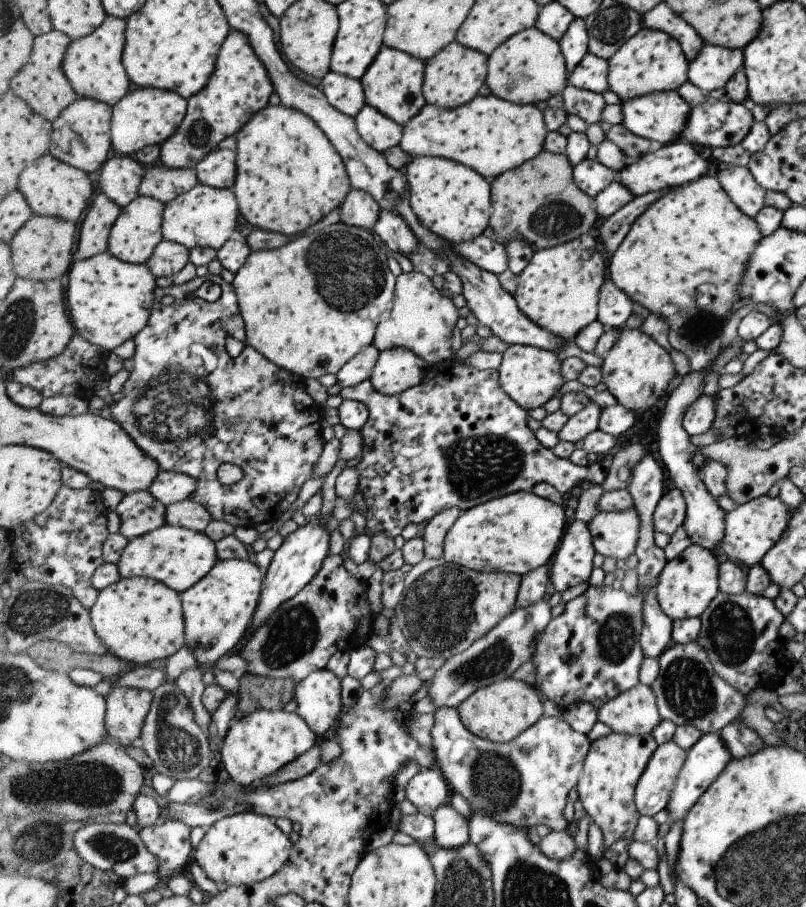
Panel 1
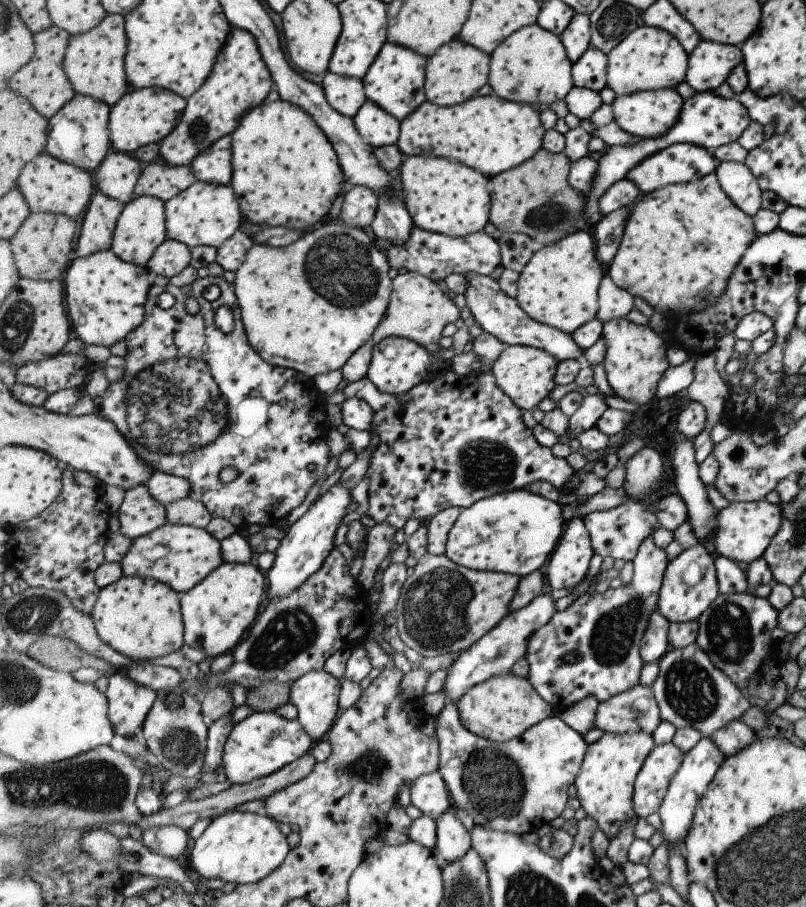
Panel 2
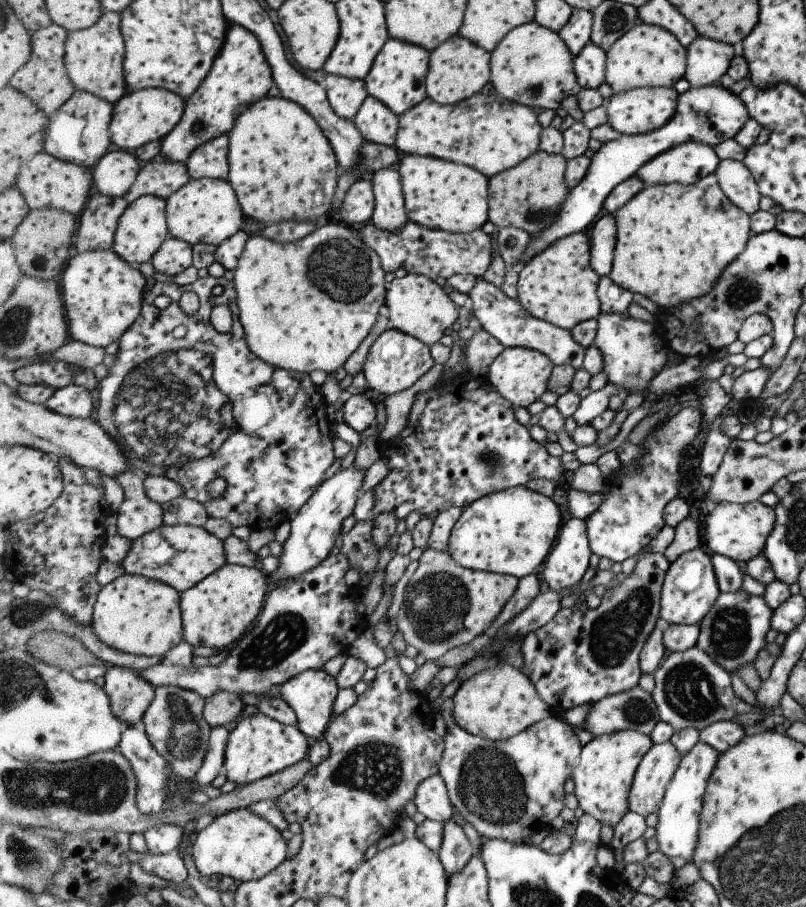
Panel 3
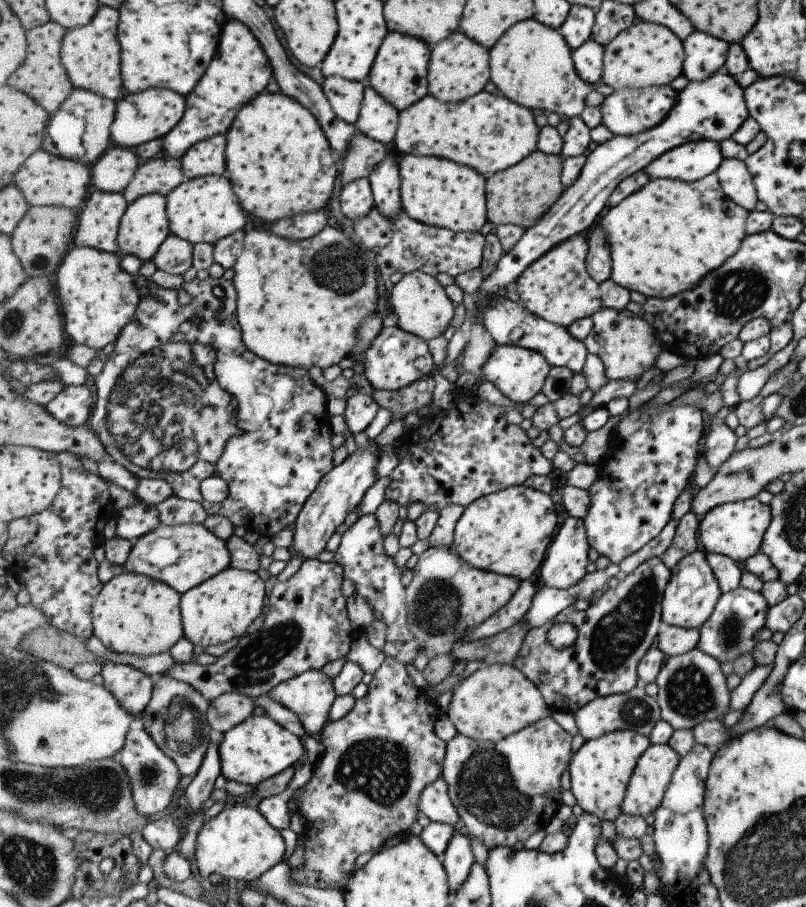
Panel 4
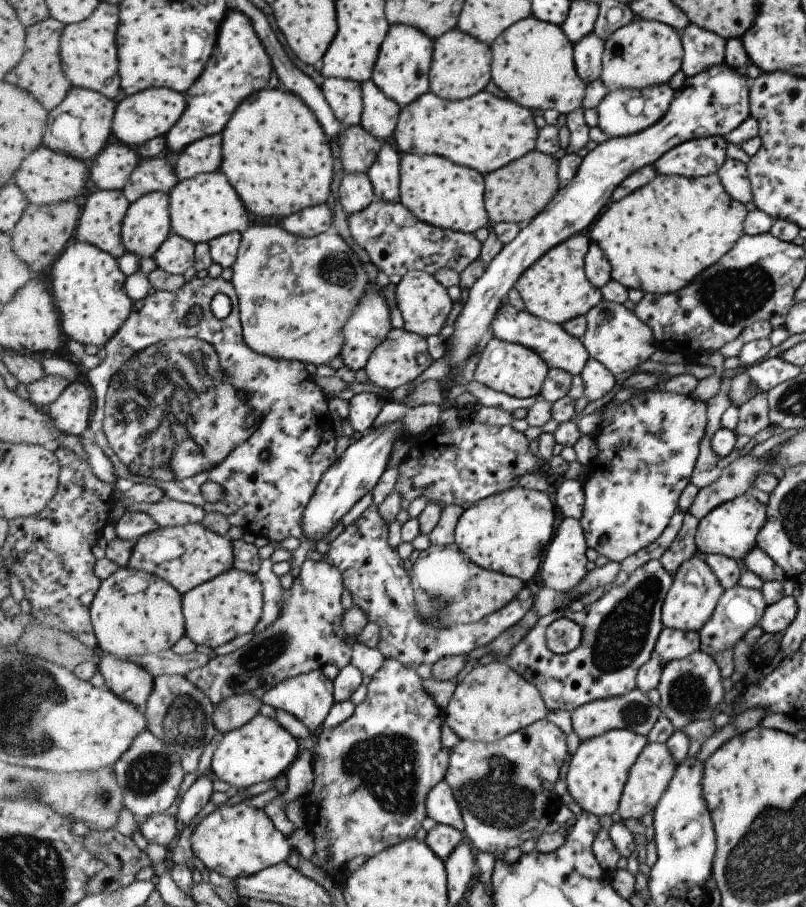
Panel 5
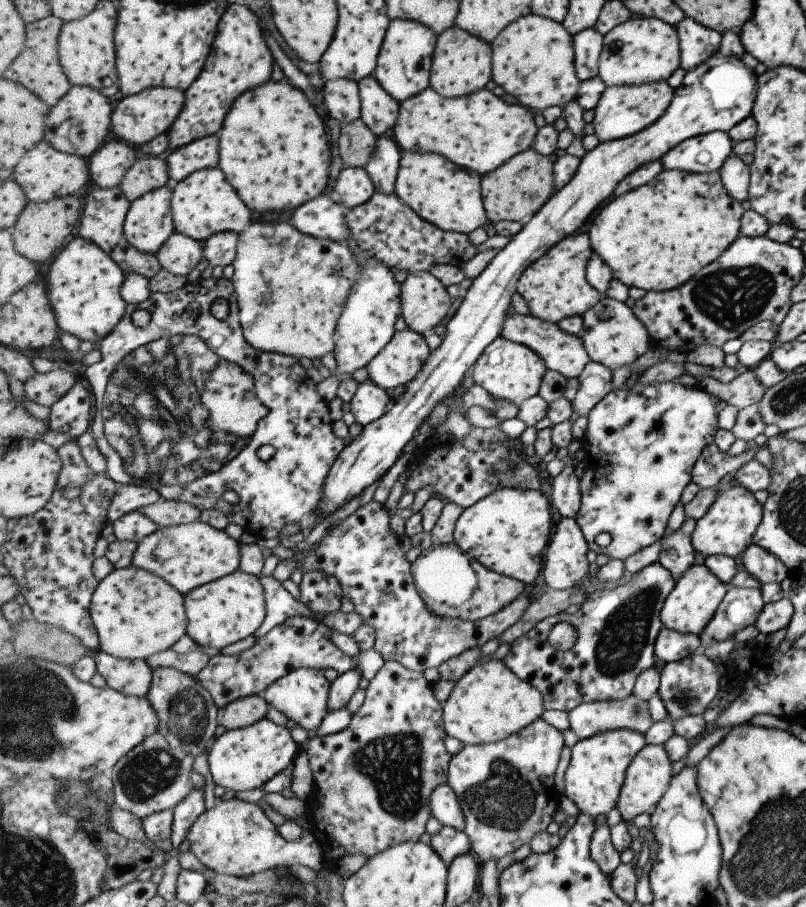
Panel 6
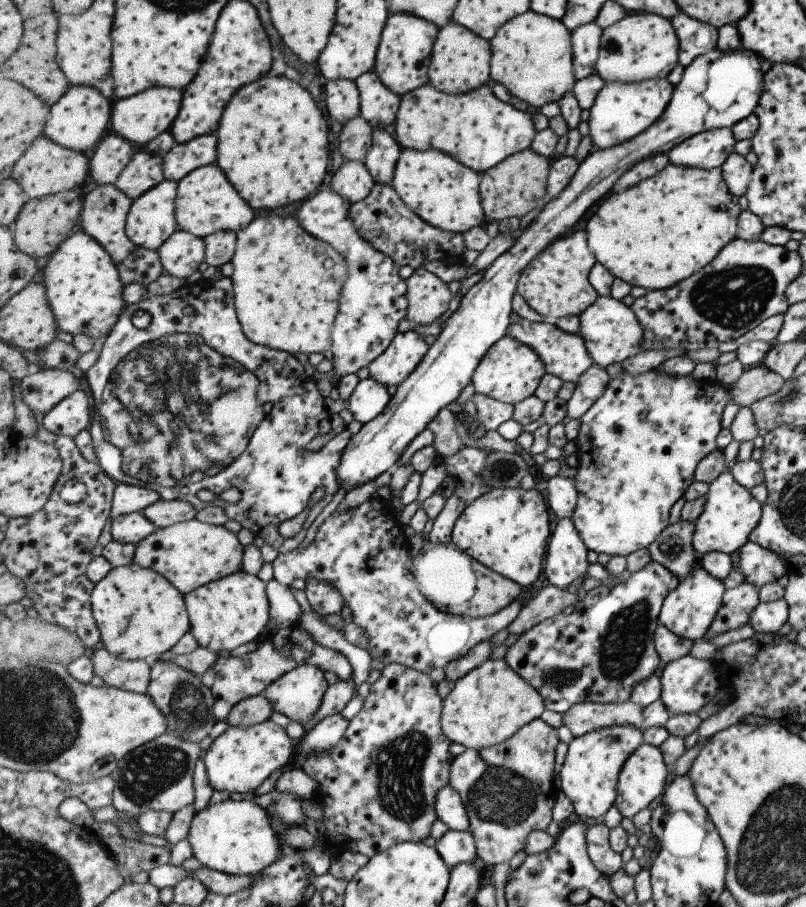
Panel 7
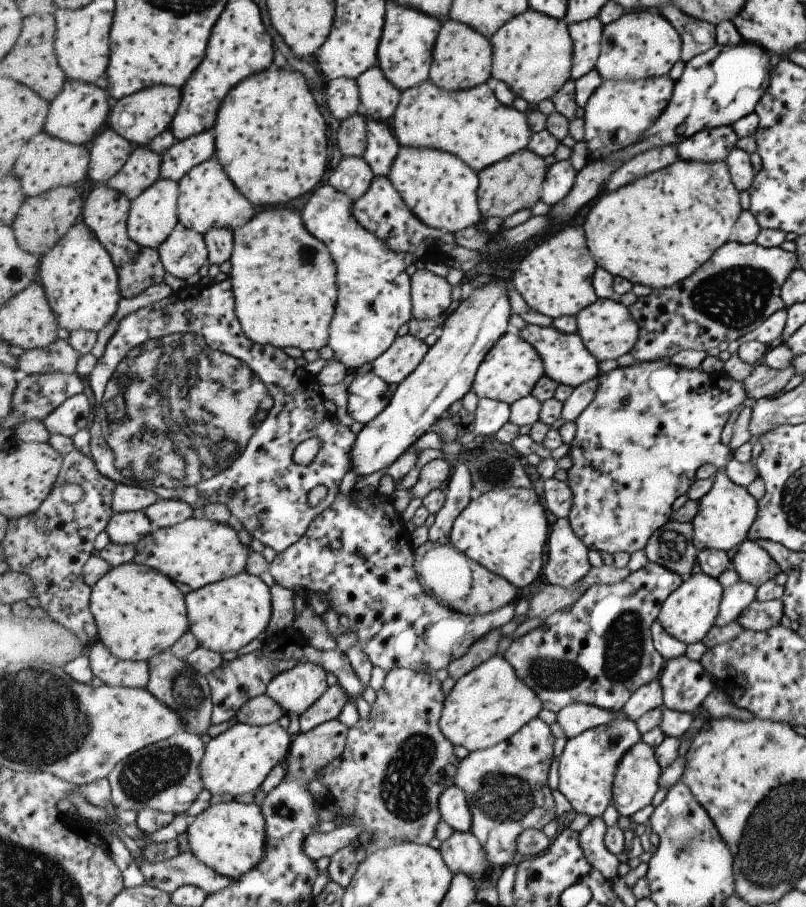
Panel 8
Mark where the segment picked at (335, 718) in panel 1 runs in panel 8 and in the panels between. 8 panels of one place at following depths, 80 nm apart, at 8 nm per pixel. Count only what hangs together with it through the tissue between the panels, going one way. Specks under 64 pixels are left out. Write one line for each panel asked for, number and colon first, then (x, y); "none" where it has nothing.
2: (316, 694)
3: (312, 694)
4: (311, 695)
5: (310, 696)
6: (303, 695)
7: (299, 694)
8: (297, 690)

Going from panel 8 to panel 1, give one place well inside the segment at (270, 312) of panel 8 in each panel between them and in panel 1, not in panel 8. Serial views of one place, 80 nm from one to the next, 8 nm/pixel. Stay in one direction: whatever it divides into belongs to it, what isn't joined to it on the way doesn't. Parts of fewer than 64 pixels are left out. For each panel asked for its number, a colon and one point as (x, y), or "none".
1: (311, 306)
2: (309, 307)
3: (306, 306)
4: (302, 304)
5: (295, 295)
6: (292, 288)
7: (288, 284)

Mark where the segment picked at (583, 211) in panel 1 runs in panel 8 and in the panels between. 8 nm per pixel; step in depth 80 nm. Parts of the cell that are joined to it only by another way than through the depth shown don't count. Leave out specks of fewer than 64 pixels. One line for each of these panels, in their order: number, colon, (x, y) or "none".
2: (537, 198)
3: (529, 196)
4: (522, 195)
5: (517, 193)
6: (521, 187)
7: (518, 185)
8: (514, 184)

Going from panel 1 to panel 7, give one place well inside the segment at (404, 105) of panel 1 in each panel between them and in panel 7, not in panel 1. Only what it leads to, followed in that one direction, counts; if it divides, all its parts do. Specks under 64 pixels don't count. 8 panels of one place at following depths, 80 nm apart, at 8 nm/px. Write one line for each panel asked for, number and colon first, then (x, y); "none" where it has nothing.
2: (396, 82)
3: (398, 79)
4: (400, 73)
5: (402, 72)
6: (404, 65)
7: (404, 57)

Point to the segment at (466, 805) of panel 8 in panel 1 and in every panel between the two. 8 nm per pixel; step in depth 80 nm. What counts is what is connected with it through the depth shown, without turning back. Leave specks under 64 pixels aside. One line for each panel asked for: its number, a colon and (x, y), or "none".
1: (428, 789)
2: (429, 793)
3: (433, 800)
4: (435, 803)
5: (441, 805)
6: (444, 803)
7: (451, 809)

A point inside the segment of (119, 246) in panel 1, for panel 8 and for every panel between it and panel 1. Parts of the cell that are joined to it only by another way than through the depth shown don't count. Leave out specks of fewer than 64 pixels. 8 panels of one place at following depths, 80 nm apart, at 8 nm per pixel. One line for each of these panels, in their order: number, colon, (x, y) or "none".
2: (141, 229)
3: (143, 229)
4: (145, 227)
5: (148, 223)
6: (150, 222)
7: (152, 220)
8: (153, 217)

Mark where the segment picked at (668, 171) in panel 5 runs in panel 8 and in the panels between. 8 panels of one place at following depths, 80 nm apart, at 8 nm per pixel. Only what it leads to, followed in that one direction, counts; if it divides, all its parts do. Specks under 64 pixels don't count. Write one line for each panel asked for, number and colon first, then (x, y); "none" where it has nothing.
6: (704, 154)
7: (708, 150)
8: (710, 145)

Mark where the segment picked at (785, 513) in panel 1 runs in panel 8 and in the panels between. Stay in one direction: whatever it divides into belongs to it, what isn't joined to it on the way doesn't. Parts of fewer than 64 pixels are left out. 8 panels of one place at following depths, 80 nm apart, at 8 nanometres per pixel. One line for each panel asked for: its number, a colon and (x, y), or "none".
2: (744, 530)
3: (738, 530)
4: (735, 530)
5: (731, 529)
6: (727, 528)
7: (731, 513)
8: (726, 512)

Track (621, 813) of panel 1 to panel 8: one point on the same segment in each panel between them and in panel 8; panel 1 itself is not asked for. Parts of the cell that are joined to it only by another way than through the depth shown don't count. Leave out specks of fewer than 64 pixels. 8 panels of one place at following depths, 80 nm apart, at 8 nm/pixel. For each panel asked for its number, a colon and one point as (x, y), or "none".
2: (605, 788)
3: (604, 778)
4: (600, 774)
5: (599, 770)
6: (597, 771)
7: (590, 777)
8: (588, 767)

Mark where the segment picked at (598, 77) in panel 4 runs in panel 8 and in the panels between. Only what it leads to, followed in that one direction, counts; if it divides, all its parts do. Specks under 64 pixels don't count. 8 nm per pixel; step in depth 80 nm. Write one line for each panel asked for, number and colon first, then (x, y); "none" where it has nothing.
5: (588, 53)
6: (588, 45)
7: (587, 39)
8: (587, 35)

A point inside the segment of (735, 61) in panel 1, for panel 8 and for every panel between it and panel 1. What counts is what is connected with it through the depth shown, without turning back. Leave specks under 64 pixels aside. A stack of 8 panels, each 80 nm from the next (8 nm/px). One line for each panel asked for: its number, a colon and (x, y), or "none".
2: (711, 64)
3: (708, 62)
4: (706, 56)
5: (703, 49)
6: (699, 44)
7: (698, 38)
8: (698, 36)

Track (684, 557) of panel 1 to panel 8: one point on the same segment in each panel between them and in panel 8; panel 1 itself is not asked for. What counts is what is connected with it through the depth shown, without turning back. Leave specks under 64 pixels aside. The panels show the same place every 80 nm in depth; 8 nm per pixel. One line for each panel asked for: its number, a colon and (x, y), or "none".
2: (690, 586)
3: (691, 588)
4: (694, 591)
5: (693, 599)
6: (691, 606)
7: (689, 612)
8: (690, 612)

